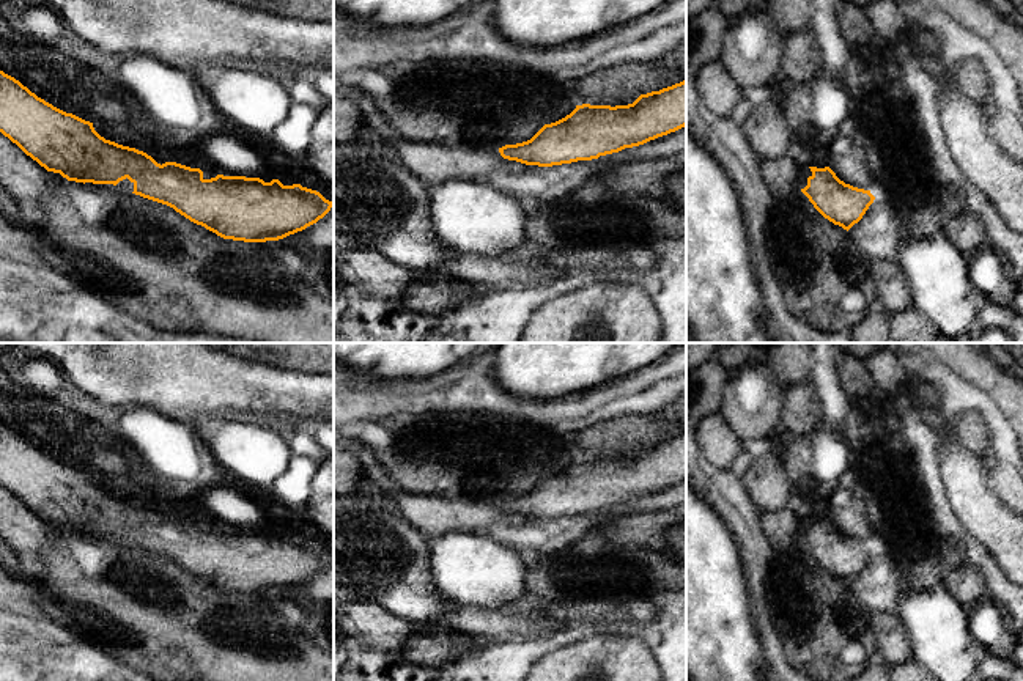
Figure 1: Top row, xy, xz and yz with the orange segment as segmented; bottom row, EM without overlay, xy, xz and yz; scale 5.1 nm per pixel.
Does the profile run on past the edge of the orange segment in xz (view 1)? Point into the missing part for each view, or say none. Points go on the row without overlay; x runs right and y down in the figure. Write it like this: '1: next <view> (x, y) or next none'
1: next none

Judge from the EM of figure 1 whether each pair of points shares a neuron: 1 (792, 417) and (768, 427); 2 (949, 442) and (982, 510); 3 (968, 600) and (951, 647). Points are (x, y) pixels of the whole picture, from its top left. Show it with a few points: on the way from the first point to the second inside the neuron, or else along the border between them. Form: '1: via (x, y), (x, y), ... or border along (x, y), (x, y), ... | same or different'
1: border along (784, 389), (779, 428) | different
2: via (954, 460), (965, 475), (968, 493) | same
3: border along (940, 582), (967, 611) | different

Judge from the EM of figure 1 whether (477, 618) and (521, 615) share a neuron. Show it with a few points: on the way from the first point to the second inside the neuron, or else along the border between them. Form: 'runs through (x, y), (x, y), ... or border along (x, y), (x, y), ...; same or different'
runs through (488, 618), (510, 618); same

